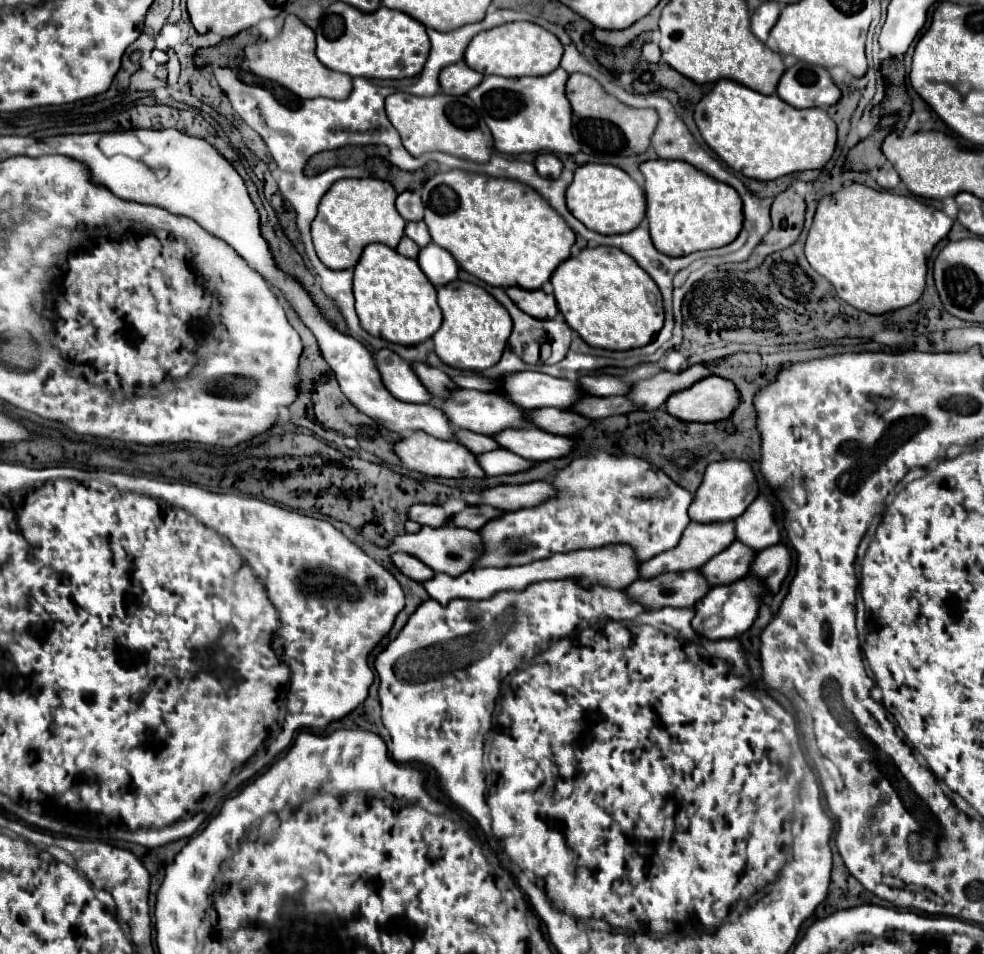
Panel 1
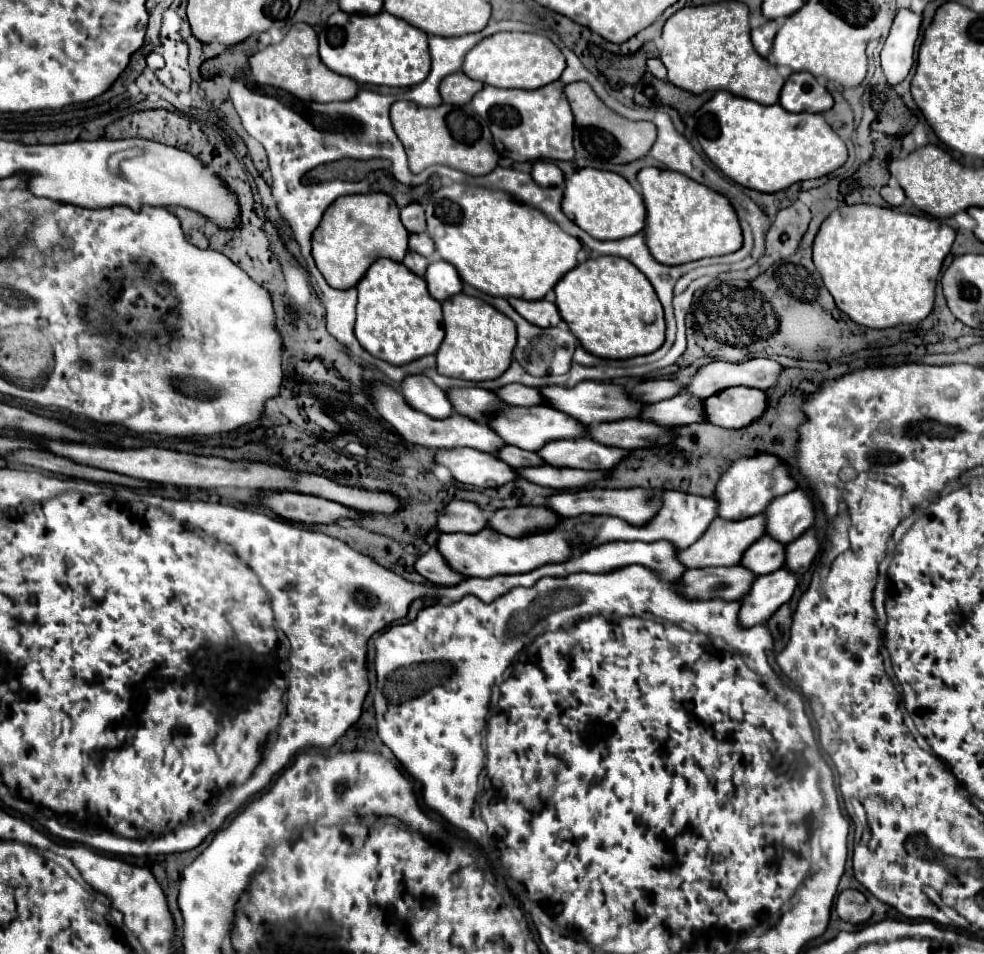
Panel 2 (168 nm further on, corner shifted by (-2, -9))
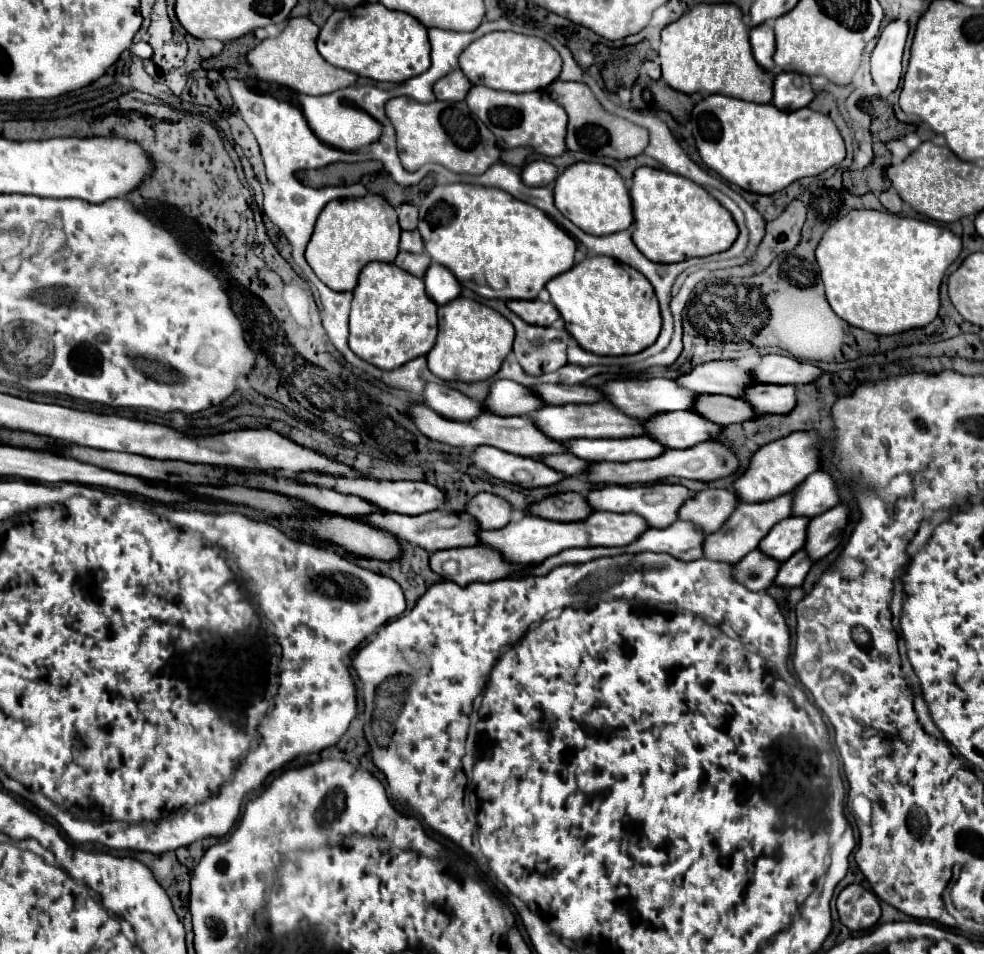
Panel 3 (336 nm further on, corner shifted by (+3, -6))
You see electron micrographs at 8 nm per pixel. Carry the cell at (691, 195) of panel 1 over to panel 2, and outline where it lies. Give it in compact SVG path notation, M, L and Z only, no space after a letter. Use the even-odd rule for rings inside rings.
M645 167L639 171L637 179L647 209L647 247L655 261L663 265L683 265L741 249L741 227L729 199L669 169Z

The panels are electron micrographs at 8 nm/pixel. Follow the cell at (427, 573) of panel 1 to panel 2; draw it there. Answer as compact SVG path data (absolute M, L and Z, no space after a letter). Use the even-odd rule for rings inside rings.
M429 549L427 553L423 553L417 561L415 561L415 571L419 575L423 575L427 581L435 583L435 585L457 585L463 577L455 575L455 571L449 569L449 565L445 563L445 559L441 559L441 555L435 549Z

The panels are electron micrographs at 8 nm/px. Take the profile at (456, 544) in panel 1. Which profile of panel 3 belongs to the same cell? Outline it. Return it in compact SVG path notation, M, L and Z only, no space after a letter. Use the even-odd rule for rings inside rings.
M592 512L586 520L580 522L554 522L538 516L524 516L520 522L510 522L498 530L480 532L482 544L498 548L508 562L518 564L540 564L546 558L560 554L568 548L586 548L586 546L604 546L604 548L622 548L638 540L640 534L648 530L648 522L638 514L616 514L616 512Z

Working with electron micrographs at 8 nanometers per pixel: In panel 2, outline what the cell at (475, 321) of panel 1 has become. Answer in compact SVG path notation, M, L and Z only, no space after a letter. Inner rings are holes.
M463 293L449 297L441 305L445 327L445 339L437 351L437 369L441 371L441 375L479 383L505 373L517 341L515 323L489 303Z

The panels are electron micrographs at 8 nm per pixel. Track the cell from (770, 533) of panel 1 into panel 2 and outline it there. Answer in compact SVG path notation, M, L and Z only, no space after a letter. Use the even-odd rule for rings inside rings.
M803 489L773 499L763 511L765 535L787 545L801 537L813 523L813 501Z

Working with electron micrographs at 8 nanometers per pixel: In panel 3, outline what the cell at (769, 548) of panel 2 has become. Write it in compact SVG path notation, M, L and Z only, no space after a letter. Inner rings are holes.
M792 516L788 520L782 520L760 542L760 548L764 548L766 552L772 552L772 556L784 562L804 546L808 524L810 524L810 518L804 518L804 516Z

